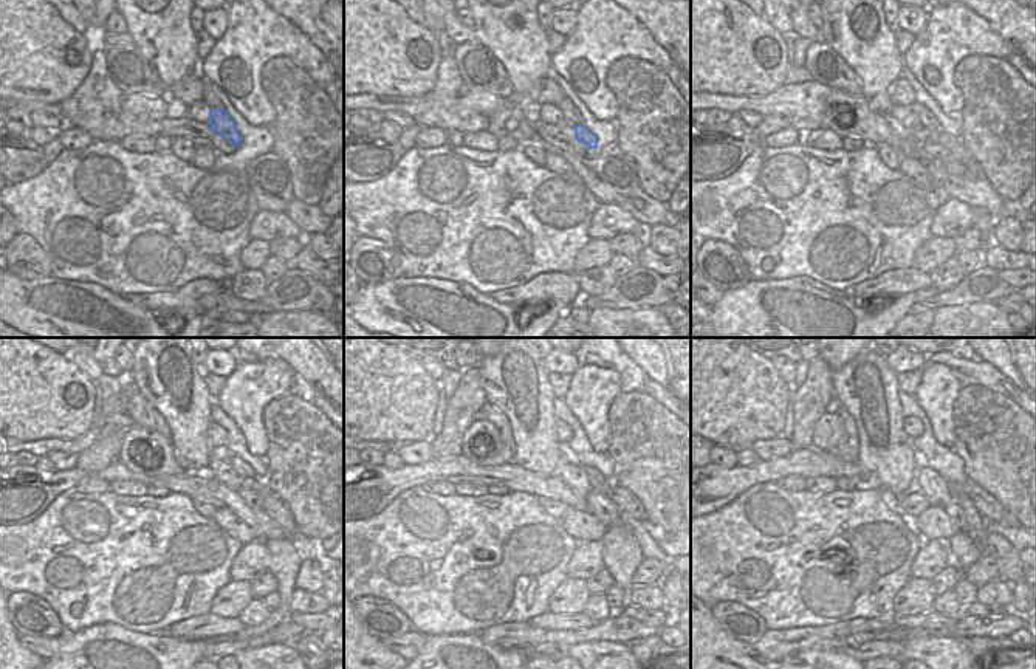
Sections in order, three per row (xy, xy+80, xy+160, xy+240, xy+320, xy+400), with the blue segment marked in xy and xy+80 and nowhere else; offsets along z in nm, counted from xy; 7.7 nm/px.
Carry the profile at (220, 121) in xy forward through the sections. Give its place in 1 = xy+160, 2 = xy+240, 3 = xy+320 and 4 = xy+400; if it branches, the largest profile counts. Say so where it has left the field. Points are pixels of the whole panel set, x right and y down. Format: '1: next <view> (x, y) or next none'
1: next xy+160 (956, 147)
2: next xy+240 (276, 510)
3: next xy+320 (649, 547)
4: next xy+400 (1001, 550)

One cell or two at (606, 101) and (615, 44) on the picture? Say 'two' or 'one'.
one

